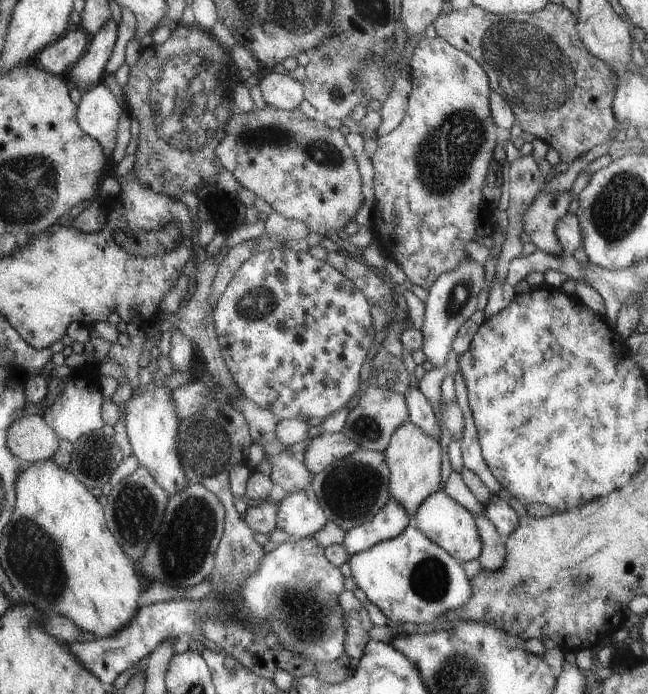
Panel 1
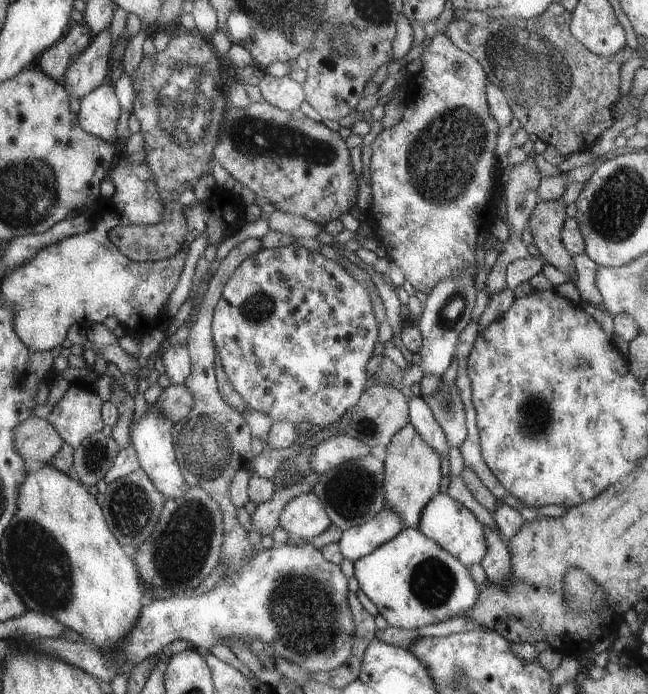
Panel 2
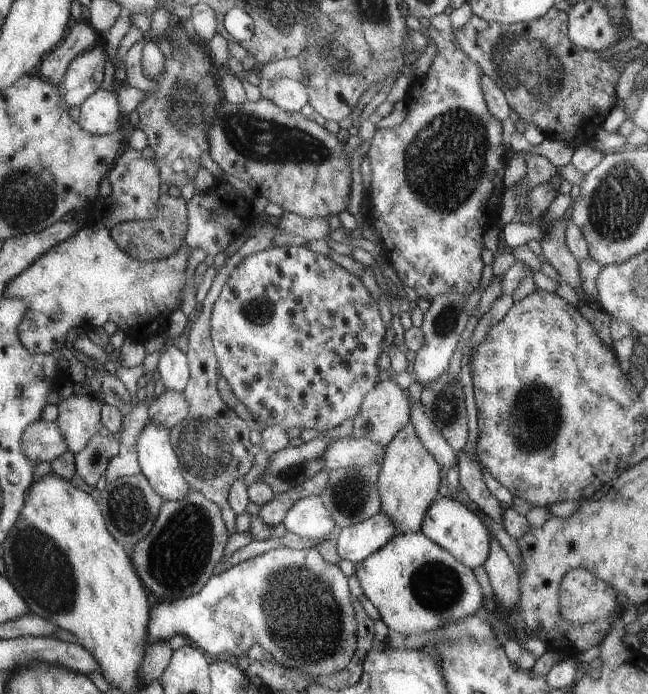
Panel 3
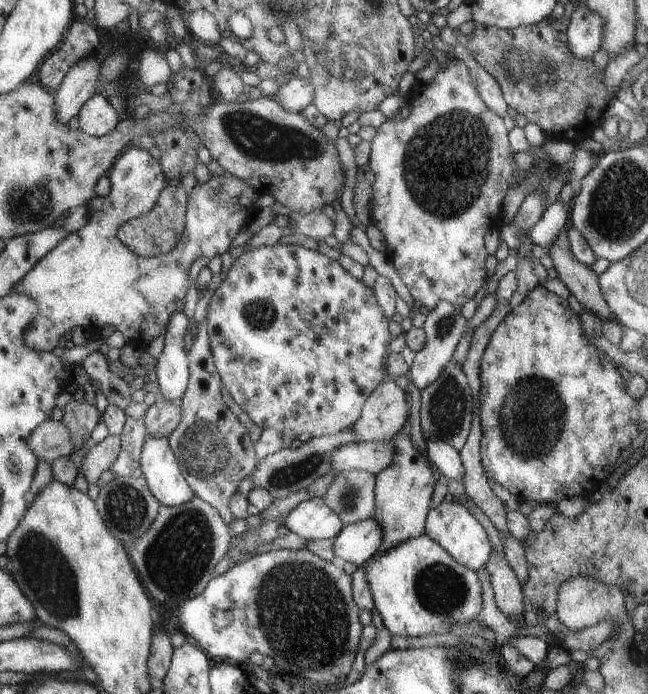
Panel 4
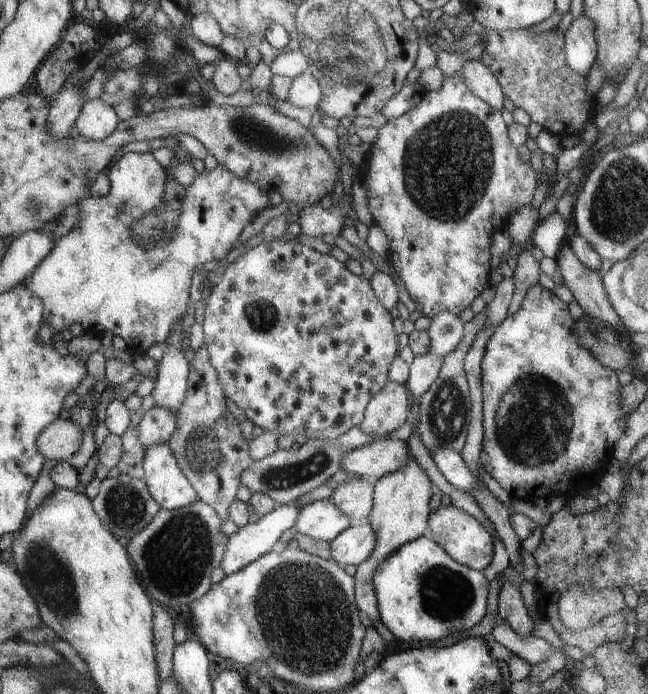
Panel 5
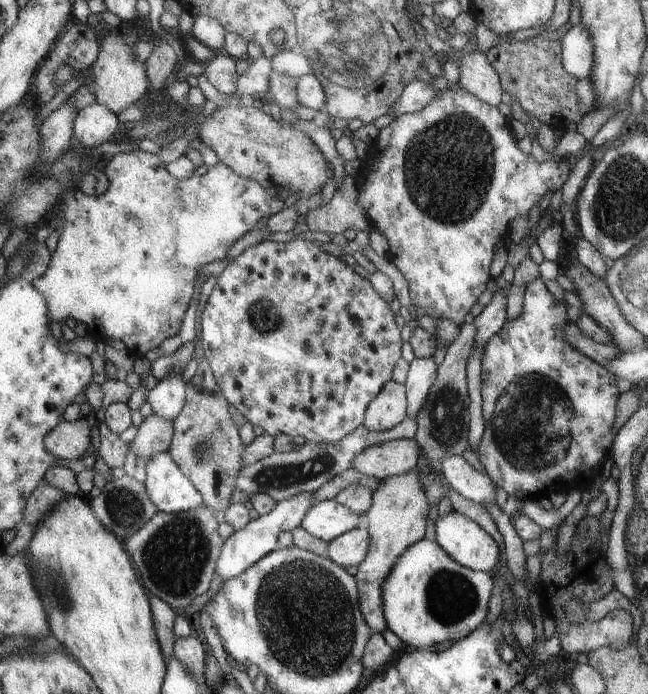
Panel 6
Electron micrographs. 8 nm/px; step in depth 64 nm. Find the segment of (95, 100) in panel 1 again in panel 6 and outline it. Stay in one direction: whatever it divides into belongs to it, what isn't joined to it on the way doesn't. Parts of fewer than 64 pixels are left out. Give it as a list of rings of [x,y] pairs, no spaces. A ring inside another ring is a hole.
[[[96,101],[81,108],[73,122],[73,134],[84,148],[97,147],[112,139],[120,120],[109,107]]]

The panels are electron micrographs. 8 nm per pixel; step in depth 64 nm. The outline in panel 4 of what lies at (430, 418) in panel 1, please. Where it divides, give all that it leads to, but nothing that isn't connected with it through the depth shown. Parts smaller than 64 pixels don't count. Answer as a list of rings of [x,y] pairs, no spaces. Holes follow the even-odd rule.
[[[428,438],[426,442],[426,455],[430,454],[432,464],[448,480],[461,481],[464,476],[464,466],[458,451],[454,450],[450,444],[446,444],[442,439]]]

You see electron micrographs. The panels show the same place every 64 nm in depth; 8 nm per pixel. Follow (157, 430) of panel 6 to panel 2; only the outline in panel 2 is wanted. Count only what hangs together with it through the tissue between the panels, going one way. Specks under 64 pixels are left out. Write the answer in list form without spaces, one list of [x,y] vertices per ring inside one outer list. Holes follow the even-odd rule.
[[[177,384],[163,390],[153,405],[176,424],[176,422],[189,417],[194,404],[196,404],[196,400],[194,400],[192,392],[186,388],[185,384]]]

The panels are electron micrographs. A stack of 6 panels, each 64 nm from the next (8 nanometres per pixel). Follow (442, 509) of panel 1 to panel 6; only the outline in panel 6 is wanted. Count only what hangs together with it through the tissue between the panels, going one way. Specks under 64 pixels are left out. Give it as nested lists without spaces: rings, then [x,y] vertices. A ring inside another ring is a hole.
[[[458,511],[439,516],[435,521],[435,541],[462,566],[490,572],[498,562],[498,544],[476,521]]]

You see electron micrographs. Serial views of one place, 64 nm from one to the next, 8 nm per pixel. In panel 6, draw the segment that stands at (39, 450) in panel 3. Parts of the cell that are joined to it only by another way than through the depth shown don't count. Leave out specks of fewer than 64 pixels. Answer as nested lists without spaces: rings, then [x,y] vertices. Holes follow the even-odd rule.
[[[84,416],[75,421],[62,419],[62,422],[45,436],[44,446],[55,458],[82,458],[90,444],[90,430],[91,426]]]

